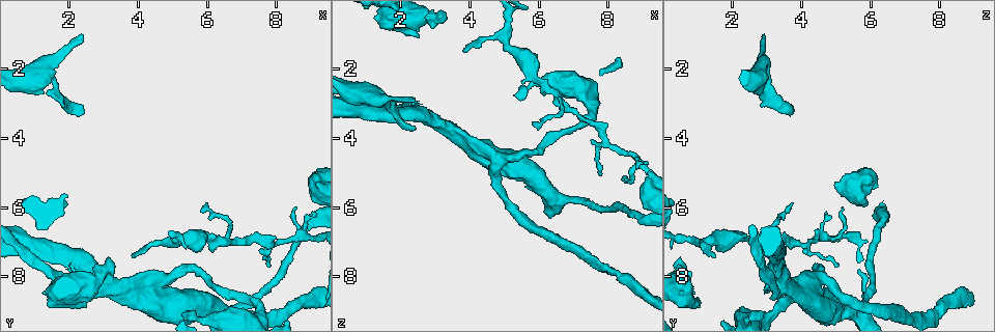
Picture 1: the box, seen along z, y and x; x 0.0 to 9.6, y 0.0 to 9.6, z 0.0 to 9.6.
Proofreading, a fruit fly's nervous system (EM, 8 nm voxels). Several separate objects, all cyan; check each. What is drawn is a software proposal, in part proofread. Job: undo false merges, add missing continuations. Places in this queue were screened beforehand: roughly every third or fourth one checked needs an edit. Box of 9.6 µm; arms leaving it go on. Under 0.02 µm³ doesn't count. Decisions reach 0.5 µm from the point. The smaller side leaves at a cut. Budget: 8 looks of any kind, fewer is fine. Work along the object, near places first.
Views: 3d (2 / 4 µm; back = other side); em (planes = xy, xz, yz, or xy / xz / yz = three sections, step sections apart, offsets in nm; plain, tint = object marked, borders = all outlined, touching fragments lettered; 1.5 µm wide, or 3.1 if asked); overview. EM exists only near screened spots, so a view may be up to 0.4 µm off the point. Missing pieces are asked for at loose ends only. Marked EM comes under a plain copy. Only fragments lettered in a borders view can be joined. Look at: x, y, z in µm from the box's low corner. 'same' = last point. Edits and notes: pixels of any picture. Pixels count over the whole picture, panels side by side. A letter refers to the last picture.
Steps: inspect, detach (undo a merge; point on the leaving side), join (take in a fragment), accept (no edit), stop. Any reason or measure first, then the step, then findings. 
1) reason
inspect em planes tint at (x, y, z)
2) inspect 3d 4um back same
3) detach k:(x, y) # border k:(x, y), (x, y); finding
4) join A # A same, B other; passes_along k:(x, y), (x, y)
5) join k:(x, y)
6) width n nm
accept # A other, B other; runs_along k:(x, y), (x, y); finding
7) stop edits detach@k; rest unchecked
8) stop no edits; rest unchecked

free end
inspect 3d 4um at (3.85, 7.40, 1.40)

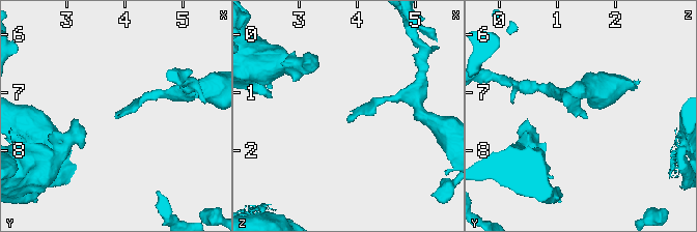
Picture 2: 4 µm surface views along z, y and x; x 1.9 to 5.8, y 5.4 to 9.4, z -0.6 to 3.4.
inspect em planes tint at (3.90, 7.45, 1.45)

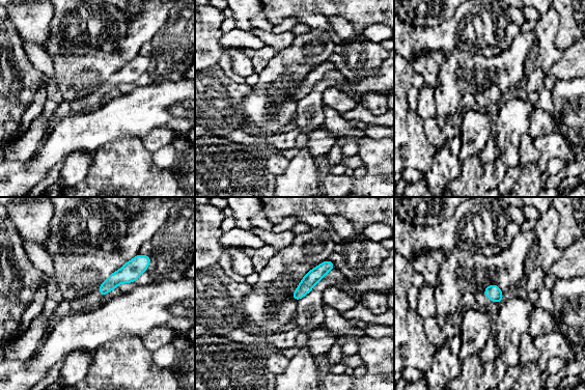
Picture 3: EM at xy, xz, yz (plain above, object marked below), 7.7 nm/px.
what lies round it
inspect em planes borders same

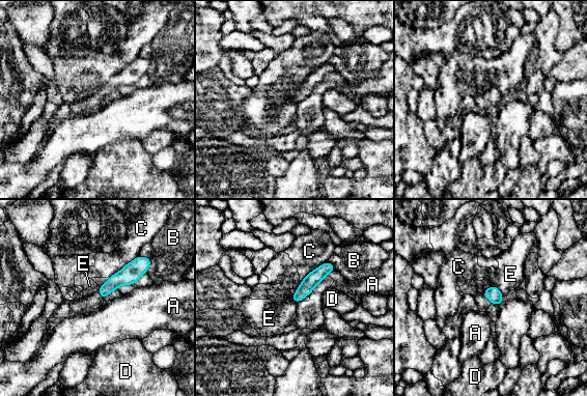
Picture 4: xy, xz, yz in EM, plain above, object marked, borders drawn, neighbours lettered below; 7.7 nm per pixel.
accept # A other, B other, C other, D other, E other; runs_along 4:(331, 266), (326, 267), (295, 298); none of them fits

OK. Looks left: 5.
branch stops here
inspect em planes borders at (2.55, 8.75, 1.00)

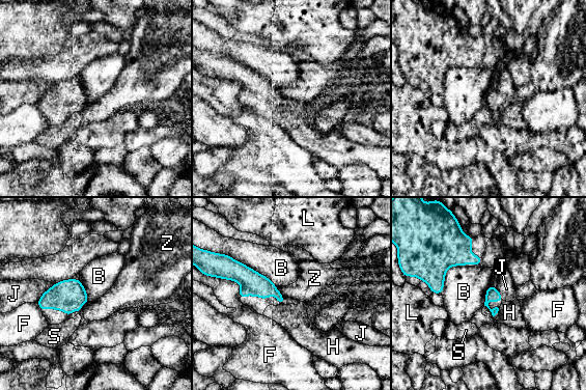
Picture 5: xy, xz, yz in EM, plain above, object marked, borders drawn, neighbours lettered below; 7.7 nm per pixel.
join H # B other, F other, H same, J other, L other, S other, Z other; it goes on there

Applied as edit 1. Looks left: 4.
branch stops here
inspect em planes borders at (2.40, 3.25, 3.70)

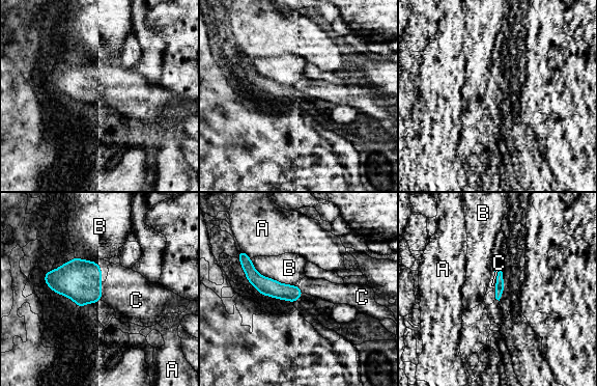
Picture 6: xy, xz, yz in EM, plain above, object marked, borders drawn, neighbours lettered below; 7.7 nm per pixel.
join C # A other, B other, C same; the cell continues

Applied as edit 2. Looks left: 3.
stop edits join@5, join@6; rest unchecked

